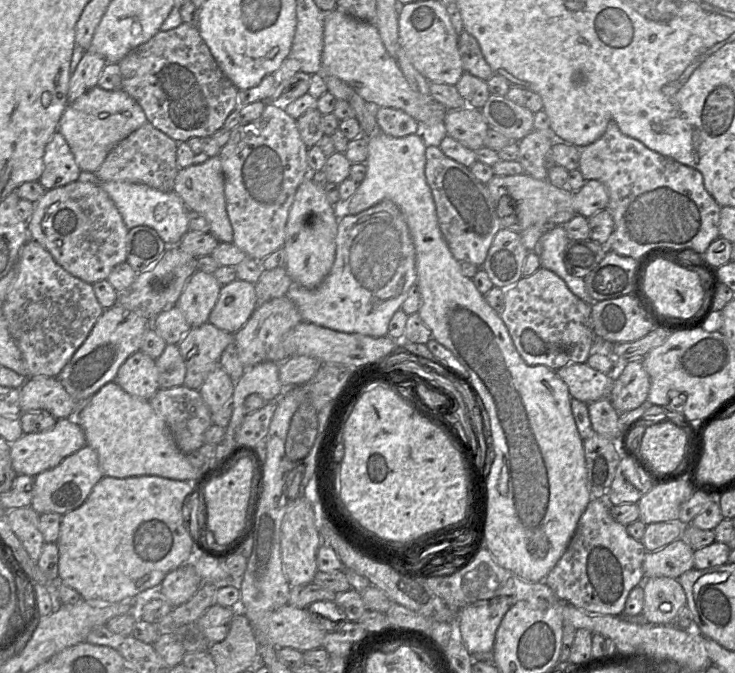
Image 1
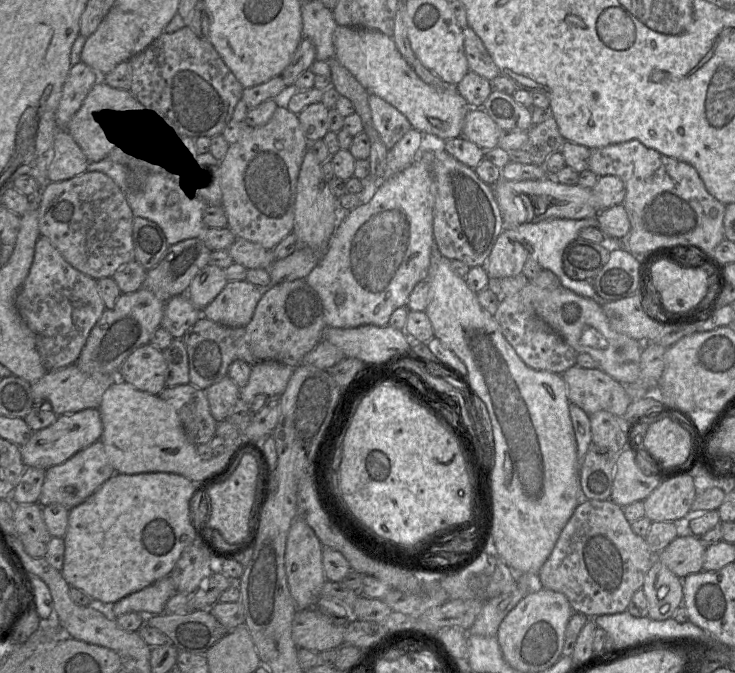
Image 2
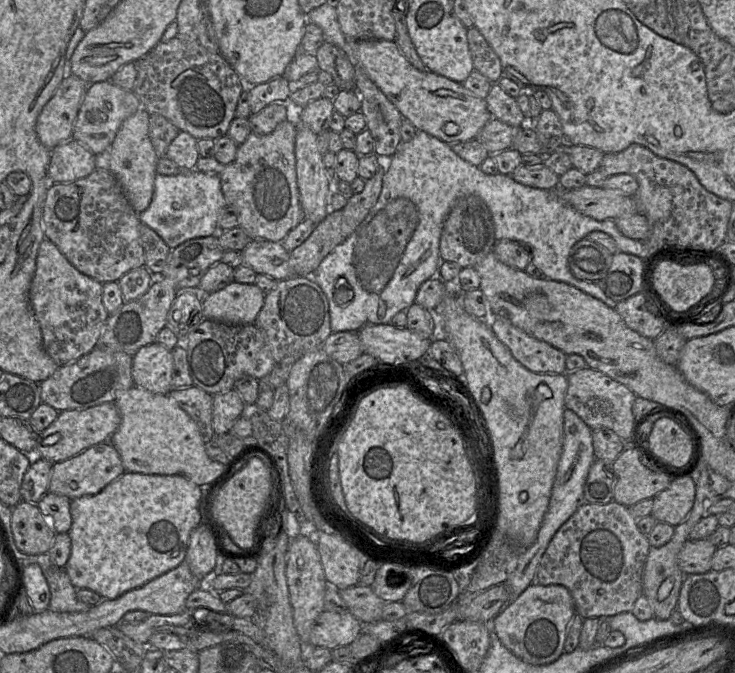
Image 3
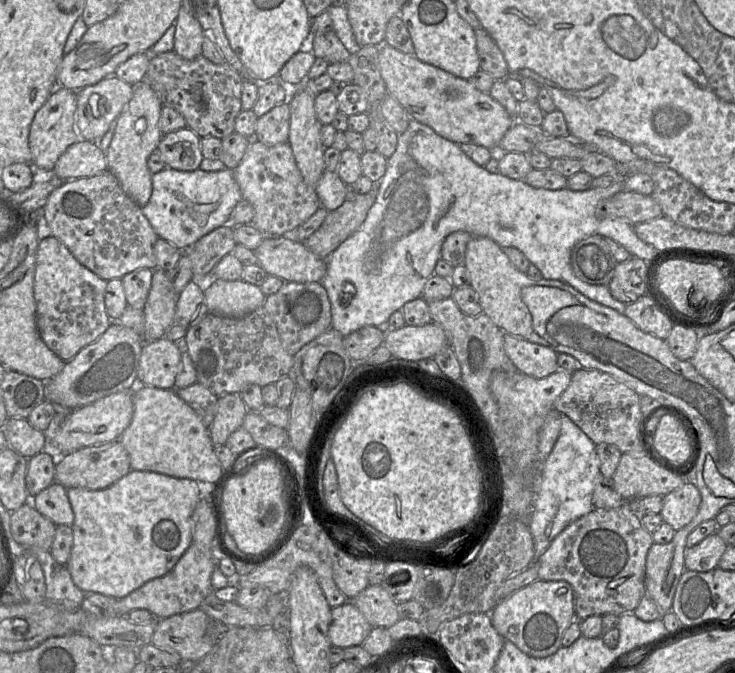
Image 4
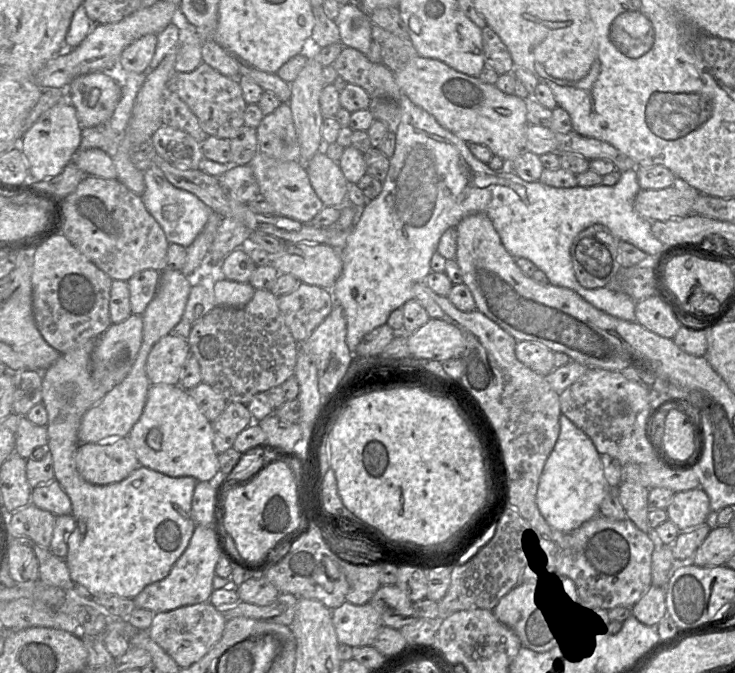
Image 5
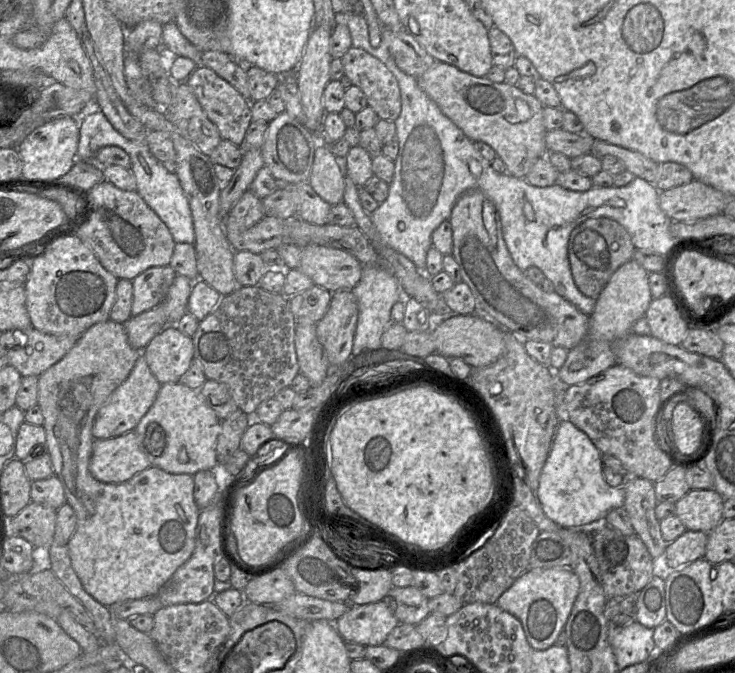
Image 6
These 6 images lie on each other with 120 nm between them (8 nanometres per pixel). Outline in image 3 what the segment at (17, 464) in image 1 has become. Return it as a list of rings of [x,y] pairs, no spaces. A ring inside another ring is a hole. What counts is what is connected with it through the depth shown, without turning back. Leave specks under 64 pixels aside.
[[[106,402],[86,409],[59,411],[54,422],[39,434],[34,449],[34,458],[43,458],[51,463],[67,460],[99,443],[109,441],[121,422],[114,402]]]

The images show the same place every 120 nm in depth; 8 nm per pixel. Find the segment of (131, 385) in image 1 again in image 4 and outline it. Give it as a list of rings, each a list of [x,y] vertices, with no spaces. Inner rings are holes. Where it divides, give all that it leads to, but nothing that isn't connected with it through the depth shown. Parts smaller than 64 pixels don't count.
[[[165,337],[144,342],[138,365],[138,383],[159,389],[175,389],[180,360],[178,343]]]

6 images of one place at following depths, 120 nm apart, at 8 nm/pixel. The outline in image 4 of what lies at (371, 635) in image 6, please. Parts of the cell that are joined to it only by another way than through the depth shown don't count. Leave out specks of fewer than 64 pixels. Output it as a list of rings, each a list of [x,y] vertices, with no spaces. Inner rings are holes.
[[[350,601],[332,608],[329,638],[332,646],[361,646],[372,630],[363,613]]]

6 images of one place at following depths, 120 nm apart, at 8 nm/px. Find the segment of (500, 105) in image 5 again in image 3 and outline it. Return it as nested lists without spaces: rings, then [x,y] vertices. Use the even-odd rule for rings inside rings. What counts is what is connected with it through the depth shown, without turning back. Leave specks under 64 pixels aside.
[[[395,41],[349,42],[350,55],[355,65],[365,71],[402,117],[410,121],[417,130],[424,131],[445,143],[456,144],[475,139],[492,118],[485,99],[475,96],[462,83],[431,71],[418,70],[402,54]]]

